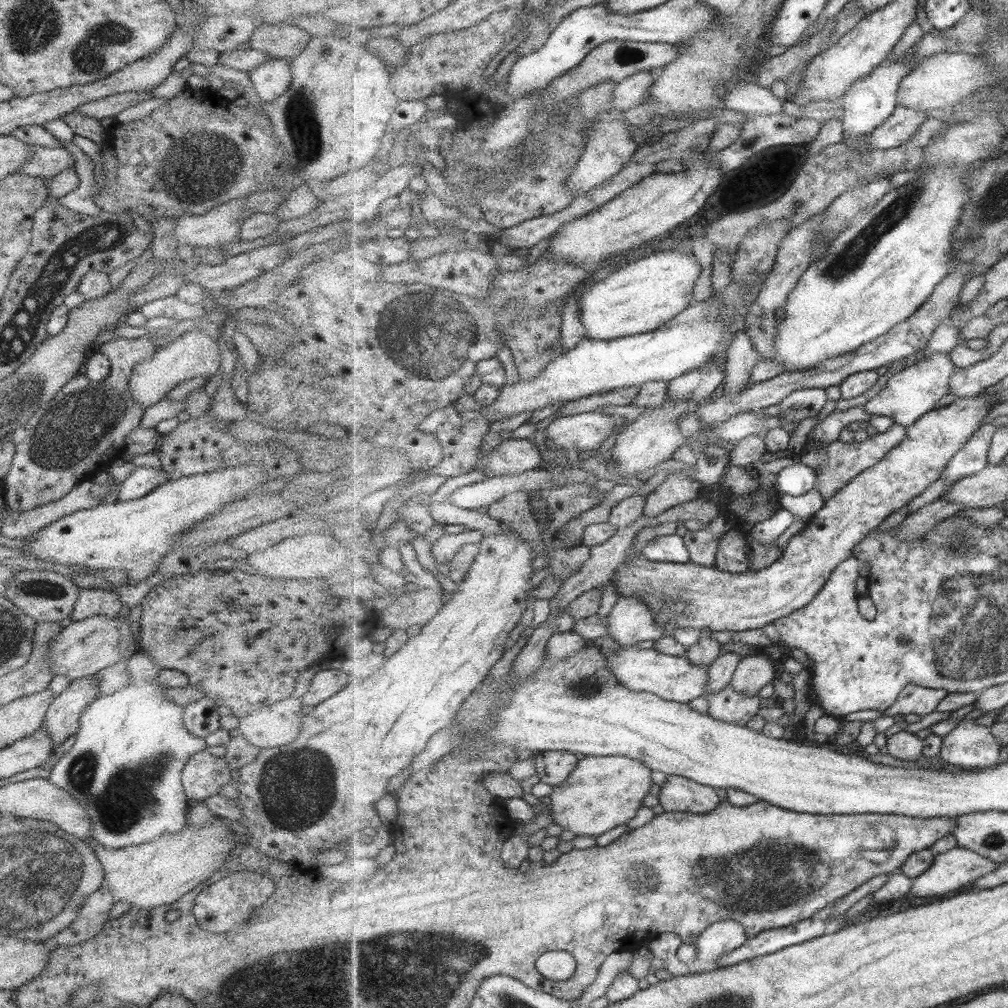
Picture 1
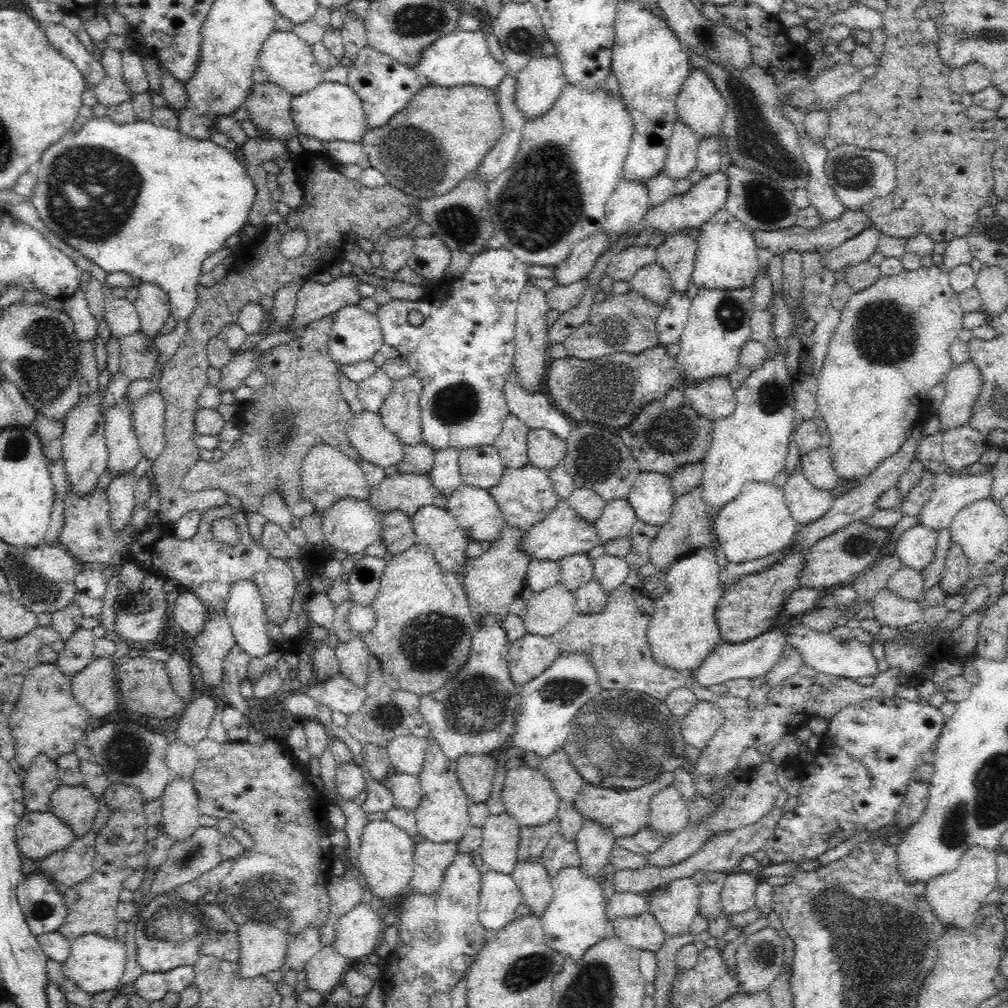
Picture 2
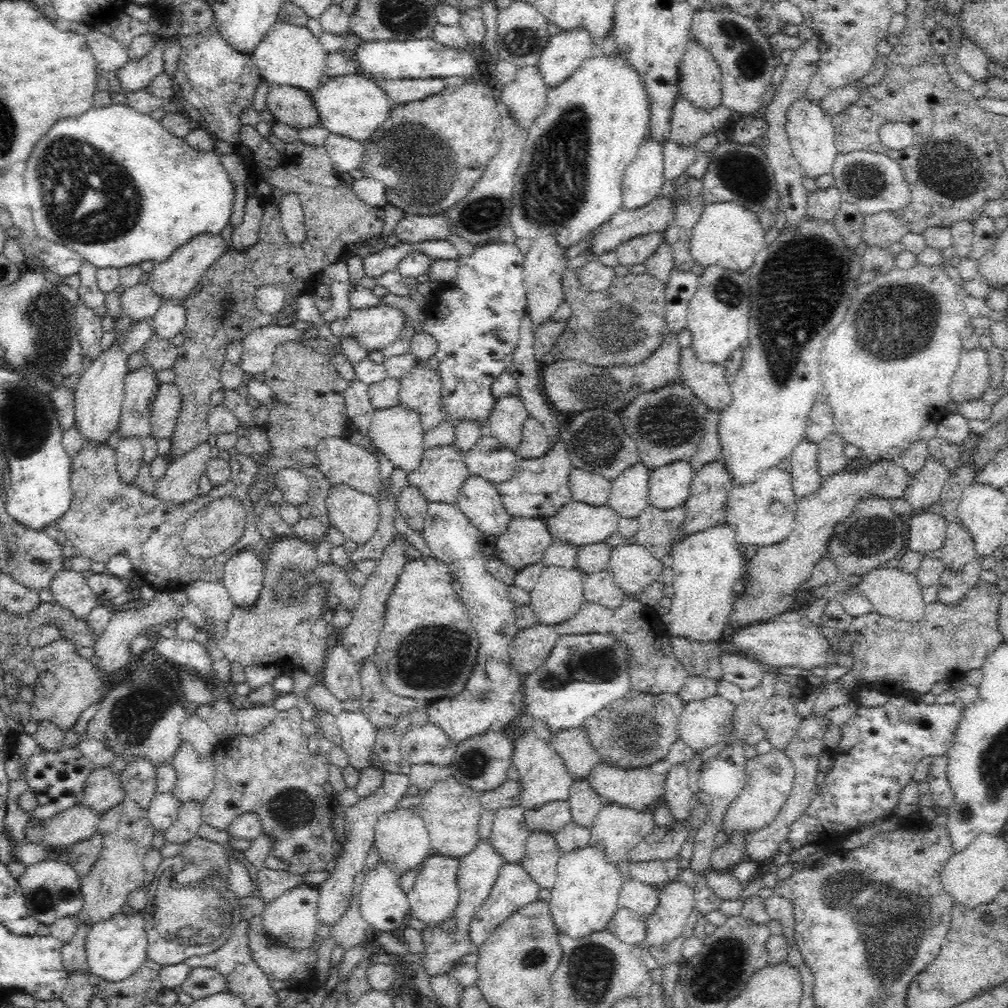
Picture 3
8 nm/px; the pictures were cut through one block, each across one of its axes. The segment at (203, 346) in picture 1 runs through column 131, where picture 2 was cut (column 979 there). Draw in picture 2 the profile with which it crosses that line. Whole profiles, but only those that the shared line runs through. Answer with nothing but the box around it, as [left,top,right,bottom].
[938,362,984,430]

